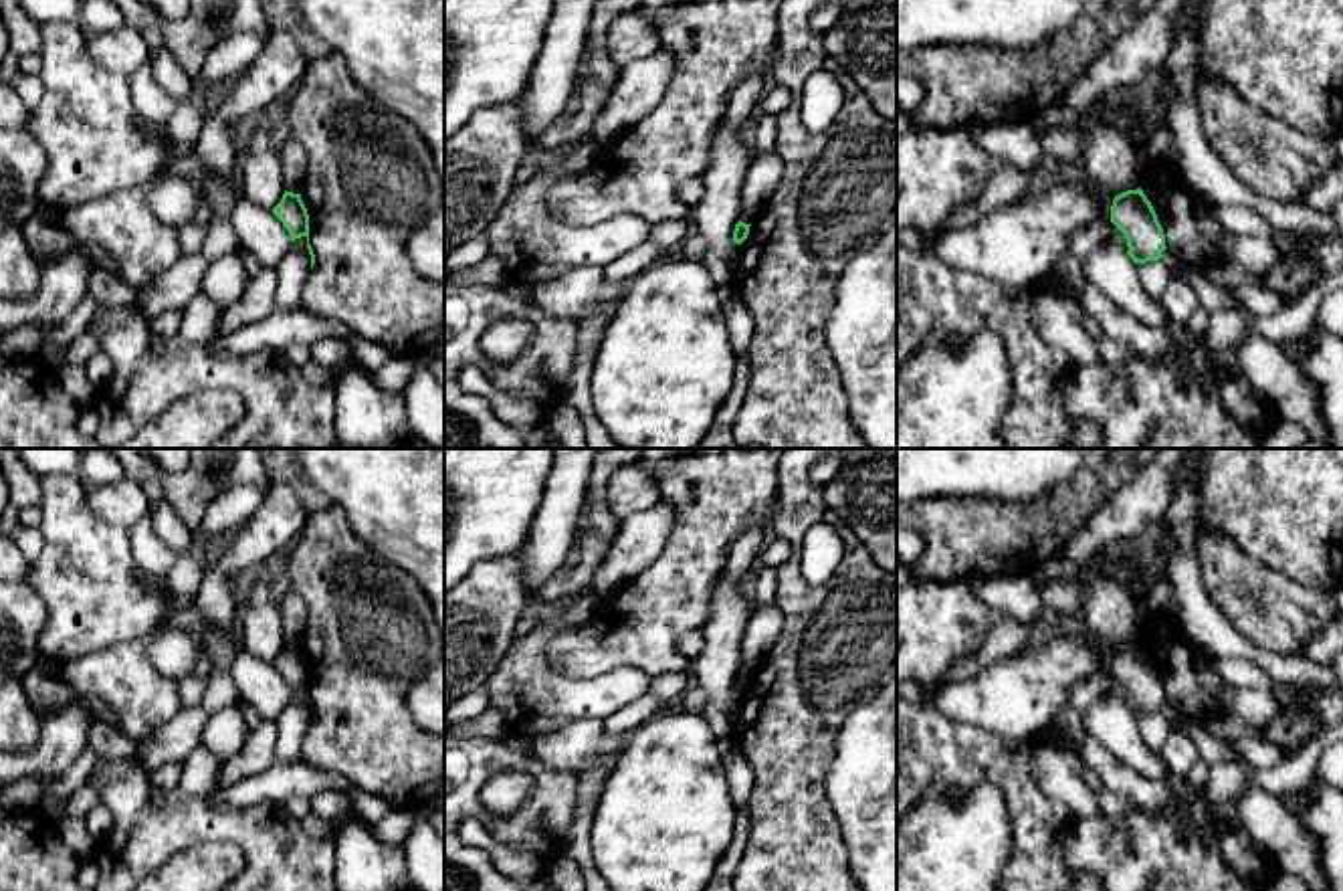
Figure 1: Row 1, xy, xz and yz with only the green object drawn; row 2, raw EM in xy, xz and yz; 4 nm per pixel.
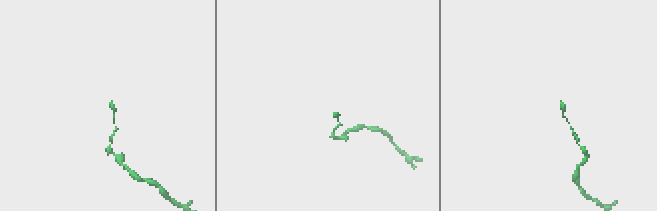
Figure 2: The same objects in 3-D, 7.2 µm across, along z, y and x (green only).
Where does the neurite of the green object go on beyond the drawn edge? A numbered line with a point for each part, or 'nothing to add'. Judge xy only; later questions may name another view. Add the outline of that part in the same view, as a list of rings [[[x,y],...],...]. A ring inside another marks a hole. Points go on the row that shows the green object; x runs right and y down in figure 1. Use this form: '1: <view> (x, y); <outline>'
nothing to add

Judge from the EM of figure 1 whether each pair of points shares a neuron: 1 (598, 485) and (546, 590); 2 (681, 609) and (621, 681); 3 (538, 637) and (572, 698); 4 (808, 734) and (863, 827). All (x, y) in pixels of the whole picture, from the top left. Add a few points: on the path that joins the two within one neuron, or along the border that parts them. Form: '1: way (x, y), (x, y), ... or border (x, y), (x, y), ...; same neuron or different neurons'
1: way (596, 514), (596, 534), (584, 560), (574, 570); same neuron
2: border (586, 675), (639, 667), (651, 679); different neurons
3: way (538, 653), (538, 665), (556, 683); same neuron
4: border (843, 724), (827, 774), (827, 801), (833, 815); different neurons

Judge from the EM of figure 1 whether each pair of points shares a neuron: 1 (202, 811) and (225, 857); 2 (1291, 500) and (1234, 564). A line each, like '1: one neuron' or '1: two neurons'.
1: two neurons
2: two neurons

